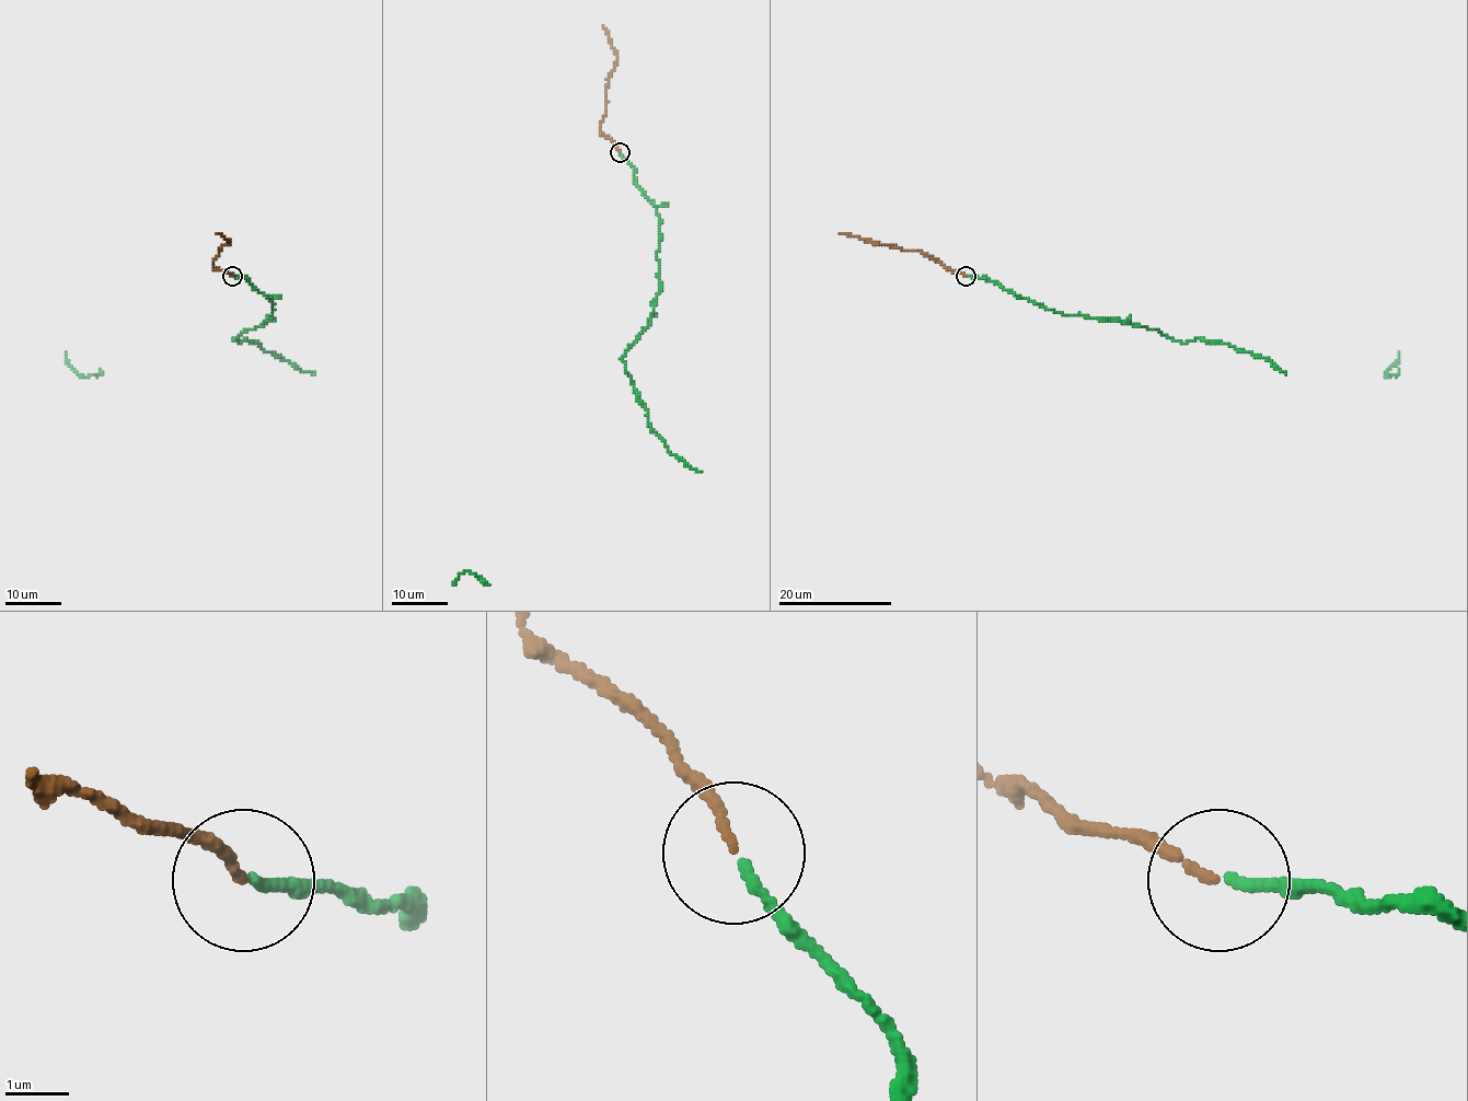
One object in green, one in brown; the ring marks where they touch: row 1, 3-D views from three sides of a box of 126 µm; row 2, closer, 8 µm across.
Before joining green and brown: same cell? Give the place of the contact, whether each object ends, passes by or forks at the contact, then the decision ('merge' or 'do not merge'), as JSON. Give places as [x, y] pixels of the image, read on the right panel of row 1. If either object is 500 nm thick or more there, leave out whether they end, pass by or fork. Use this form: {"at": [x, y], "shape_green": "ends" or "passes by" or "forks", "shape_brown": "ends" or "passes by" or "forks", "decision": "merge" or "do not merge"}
{"at": [966, 276], "shape_green": "ends", "shape_brown": "ends", "decision": "merge"}

